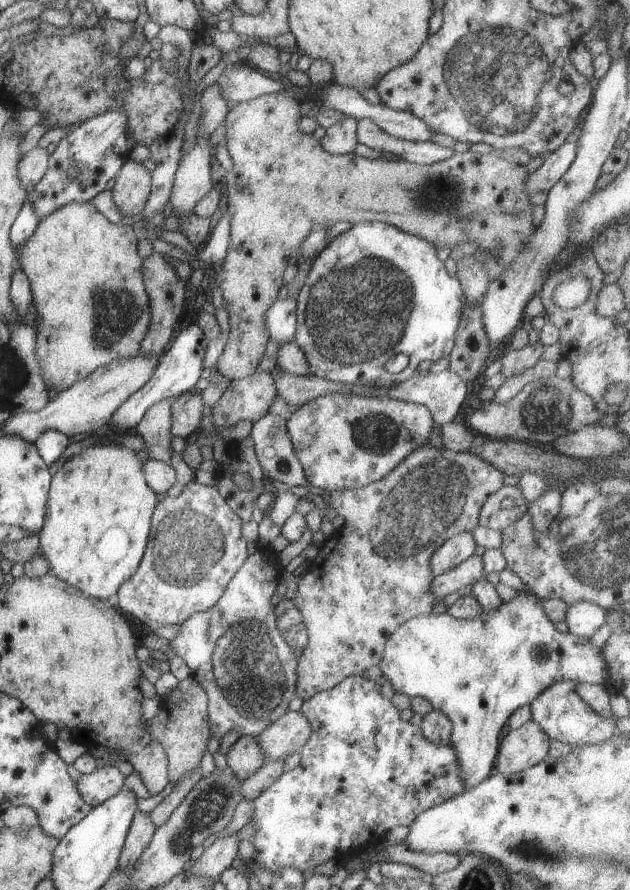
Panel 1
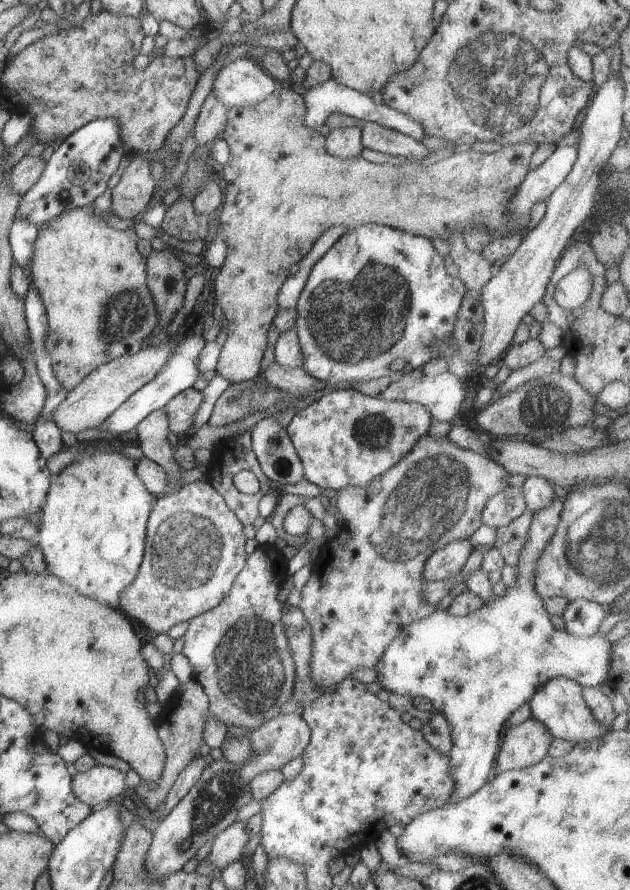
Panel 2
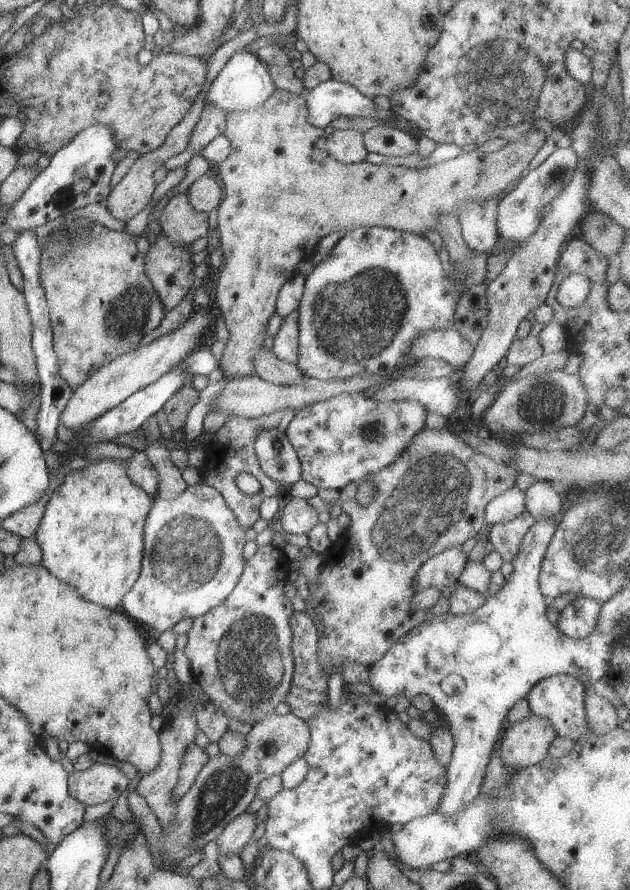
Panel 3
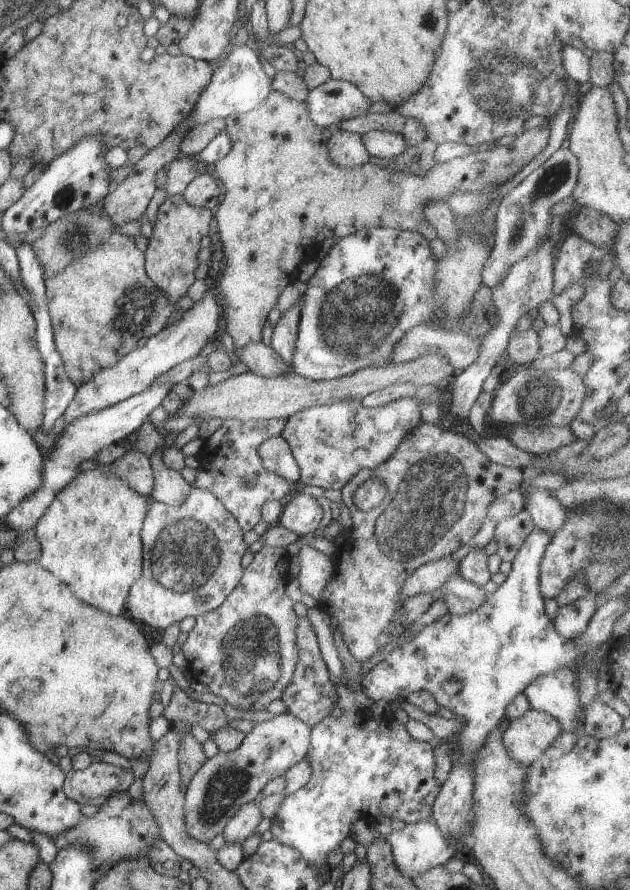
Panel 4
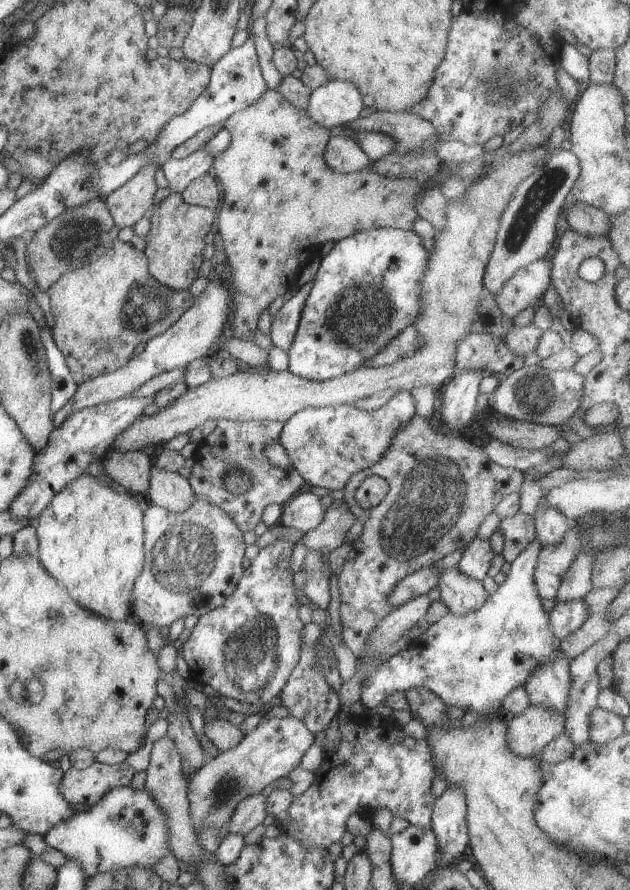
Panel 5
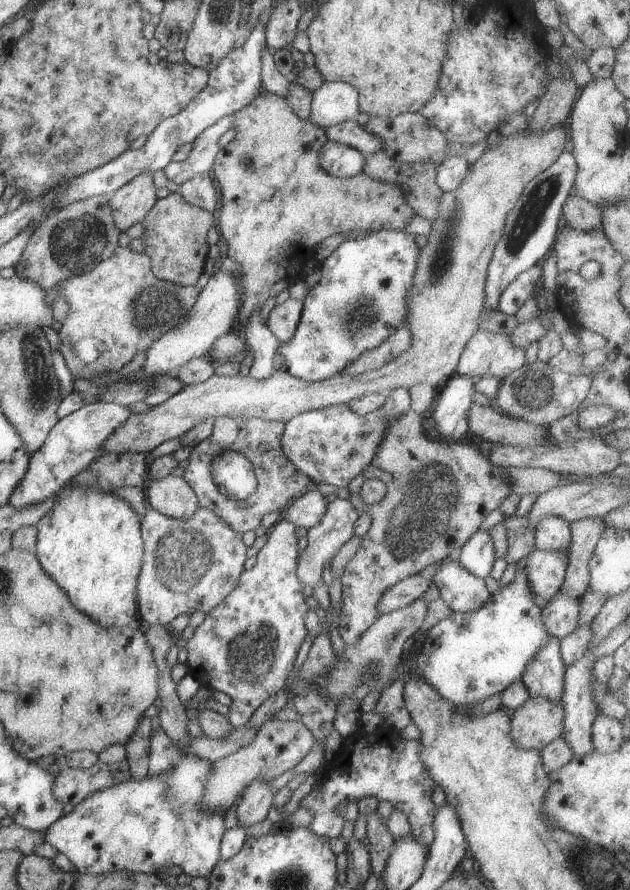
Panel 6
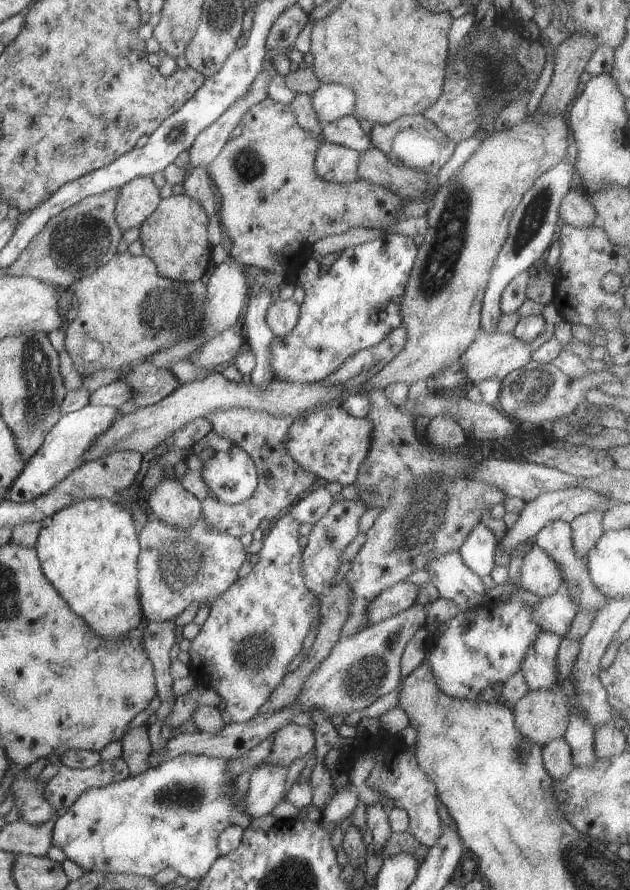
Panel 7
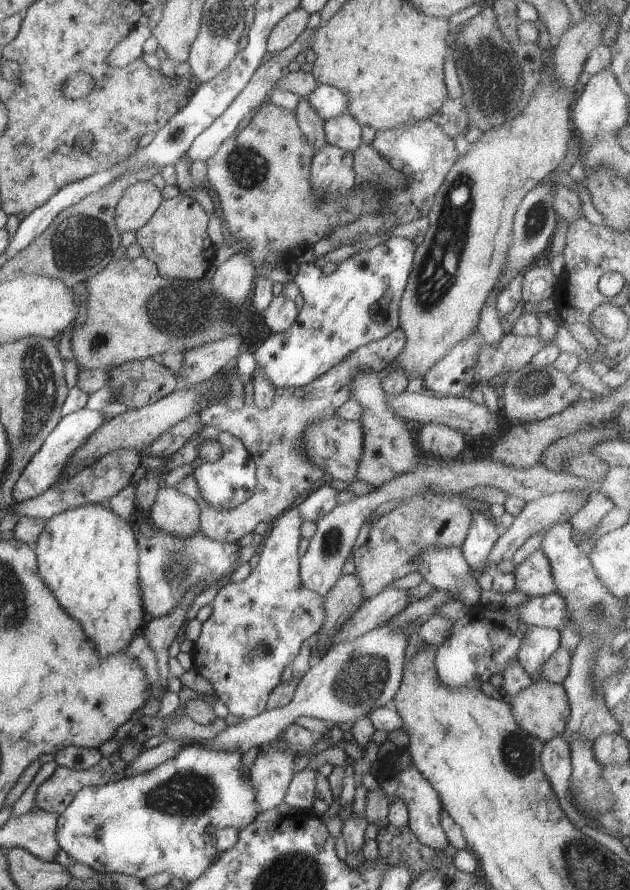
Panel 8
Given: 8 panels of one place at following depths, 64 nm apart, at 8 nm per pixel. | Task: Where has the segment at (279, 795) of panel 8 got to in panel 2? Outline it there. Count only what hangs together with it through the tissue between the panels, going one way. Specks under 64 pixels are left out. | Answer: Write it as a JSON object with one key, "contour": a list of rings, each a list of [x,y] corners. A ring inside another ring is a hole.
{"contour":[[[234,822],[228,826],[223,832],[220,832],[214,840],[210,852],[201,861],[209,861],[214,869],[220,872],[224,868],[230,866],[232,862],[236,862],[244,852],[244,846],[251,838],[248,835],[247,822]]]}

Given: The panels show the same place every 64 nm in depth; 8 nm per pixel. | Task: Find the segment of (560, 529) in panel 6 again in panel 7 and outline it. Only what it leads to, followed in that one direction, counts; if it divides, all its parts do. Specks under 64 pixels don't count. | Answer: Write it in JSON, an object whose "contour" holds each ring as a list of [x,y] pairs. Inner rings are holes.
{"contour":[[[552,521],[535,536],[534,542],[534,546],[538,550],[544,551],[557,563],[564,582],[563,589],[570,595],[572,602],[575,602],[578,612],[581,610],[584,610],[584,612],[595,610],[598,614],[609,603],[610,598],[594,584],[587,559],[583,559],[575,549],[570,523]]]}

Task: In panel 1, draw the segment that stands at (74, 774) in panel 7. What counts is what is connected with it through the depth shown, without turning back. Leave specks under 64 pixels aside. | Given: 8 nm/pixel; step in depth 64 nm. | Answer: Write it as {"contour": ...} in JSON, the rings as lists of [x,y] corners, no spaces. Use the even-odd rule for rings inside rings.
{"contour":[[[97,768],[91,774],[80,776],[76,788],[84,802],[94,808],[123,790],[125,780],[118,768]]]}

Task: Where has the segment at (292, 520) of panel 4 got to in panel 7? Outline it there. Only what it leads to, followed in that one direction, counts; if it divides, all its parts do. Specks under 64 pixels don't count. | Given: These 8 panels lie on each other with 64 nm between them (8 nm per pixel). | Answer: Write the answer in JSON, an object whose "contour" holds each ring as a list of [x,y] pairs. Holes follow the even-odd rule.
{"contour":[[[326,487],[318,488],[309,492],[305,498],[296,501],[296,505],[294,504],[290,511],[301,524],[309,522],[314,525],[336,502],[332,495]]]}

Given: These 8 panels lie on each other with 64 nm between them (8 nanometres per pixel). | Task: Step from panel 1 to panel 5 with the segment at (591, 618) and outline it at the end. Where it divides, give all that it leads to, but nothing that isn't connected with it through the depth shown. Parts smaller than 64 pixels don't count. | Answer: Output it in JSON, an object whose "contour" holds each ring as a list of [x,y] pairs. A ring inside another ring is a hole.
{"contour":[[[584,600],[557,601],[549,612],[549,629],[562,640],[578,630],[588,617]]]}

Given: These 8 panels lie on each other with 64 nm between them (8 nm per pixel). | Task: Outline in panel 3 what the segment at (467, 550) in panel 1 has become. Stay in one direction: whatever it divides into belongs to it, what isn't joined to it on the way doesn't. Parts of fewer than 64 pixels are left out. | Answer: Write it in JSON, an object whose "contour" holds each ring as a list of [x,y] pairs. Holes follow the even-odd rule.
{"contour":[[[452,546],[446,551],[440,552],[420,566],[416,574],[416,590],[420,592],[428,586],[442,589],[454,587],[459,581],[462,570],[466,568],[468,558],[463,552],[462,546]]]}

